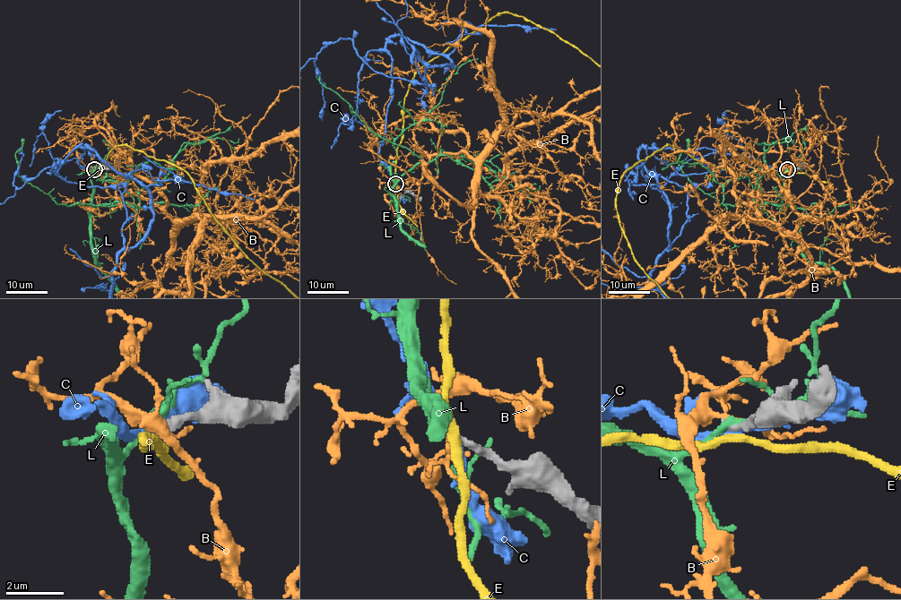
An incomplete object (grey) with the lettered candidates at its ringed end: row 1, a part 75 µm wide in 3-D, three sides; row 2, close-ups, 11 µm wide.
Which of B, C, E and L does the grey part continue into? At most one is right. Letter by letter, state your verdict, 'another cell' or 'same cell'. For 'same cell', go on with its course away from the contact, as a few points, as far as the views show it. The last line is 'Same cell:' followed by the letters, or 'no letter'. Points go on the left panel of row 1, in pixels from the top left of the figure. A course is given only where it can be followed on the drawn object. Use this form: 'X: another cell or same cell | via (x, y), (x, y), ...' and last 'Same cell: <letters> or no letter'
B: another cell
C: another cell
E: another cell
L: another cell
Same cell: no letter

